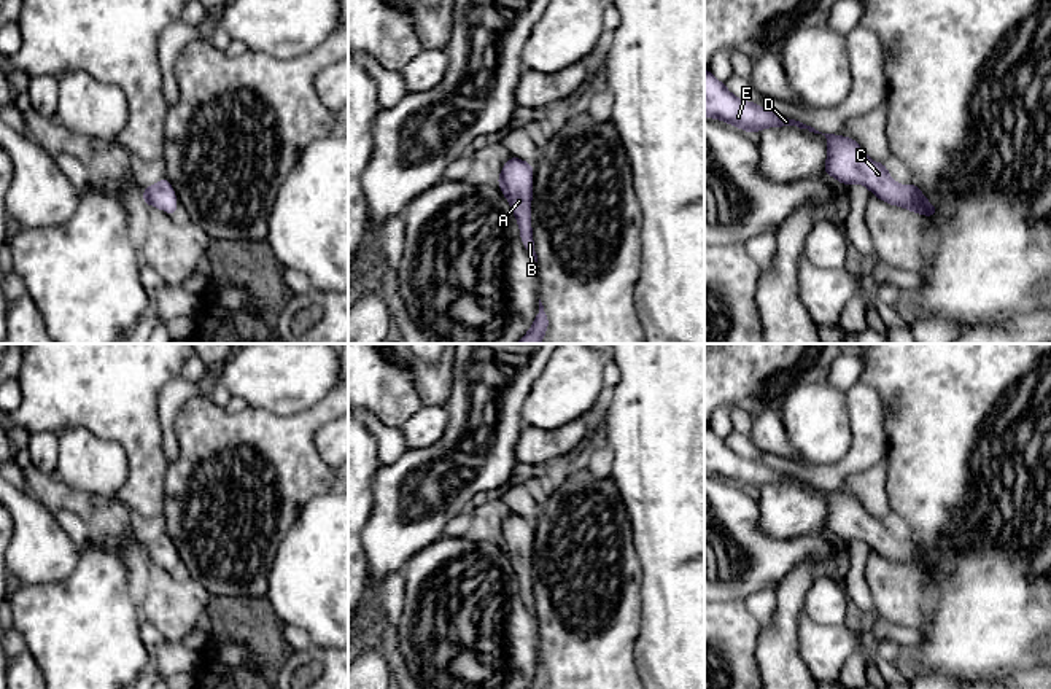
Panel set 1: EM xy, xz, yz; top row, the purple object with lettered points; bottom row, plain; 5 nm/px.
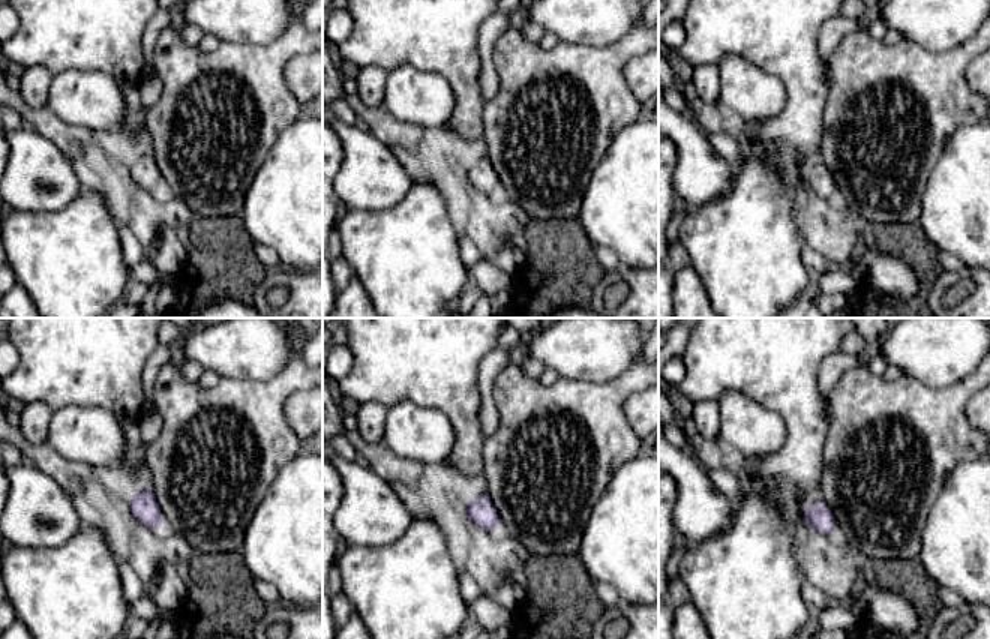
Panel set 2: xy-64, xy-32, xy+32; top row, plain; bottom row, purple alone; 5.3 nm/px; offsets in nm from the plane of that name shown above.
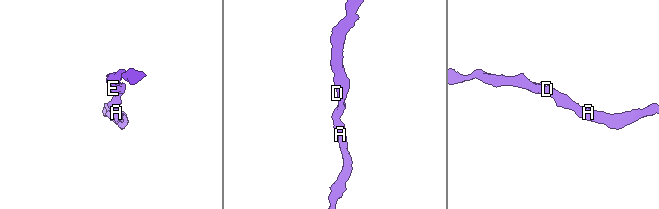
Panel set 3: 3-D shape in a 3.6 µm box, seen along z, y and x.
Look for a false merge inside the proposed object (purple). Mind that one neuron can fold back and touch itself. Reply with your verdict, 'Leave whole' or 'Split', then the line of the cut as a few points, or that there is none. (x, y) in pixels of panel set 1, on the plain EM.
Leave whole. No split

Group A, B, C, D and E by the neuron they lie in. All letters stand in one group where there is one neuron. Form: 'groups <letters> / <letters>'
groups A B C D E

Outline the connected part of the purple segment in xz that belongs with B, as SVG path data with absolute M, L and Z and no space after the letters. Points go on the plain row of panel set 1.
M512 512L502 522L502 528L496 538L504 554L510 559L514 573L520 582L522 600L537 621L531 587L533 520Z

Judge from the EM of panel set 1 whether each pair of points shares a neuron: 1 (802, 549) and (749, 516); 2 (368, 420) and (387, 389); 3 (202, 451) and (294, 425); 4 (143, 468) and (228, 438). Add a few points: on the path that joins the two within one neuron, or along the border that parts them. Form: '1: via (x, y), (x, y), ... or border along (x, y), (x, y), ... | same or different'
1: via (786, 549), (770, 549), (752, 532) | same
2: border along (364, 408), (383, 422), (398, 427) | different
3: via (224, 449), (236, 443), (272, 443) | same
4: border along (170, 463), (166, 473), (162, 500) | different

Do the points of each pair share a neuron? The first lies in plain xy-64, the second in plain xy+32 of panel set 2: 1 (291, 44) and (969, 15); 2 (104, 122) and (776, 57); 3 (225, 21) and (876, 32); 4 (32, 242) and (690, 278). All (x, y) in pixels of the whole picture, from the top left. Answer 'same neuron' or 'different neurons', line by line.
1: different neurons
2: different neurons
3: different neurons
4: different neurons

